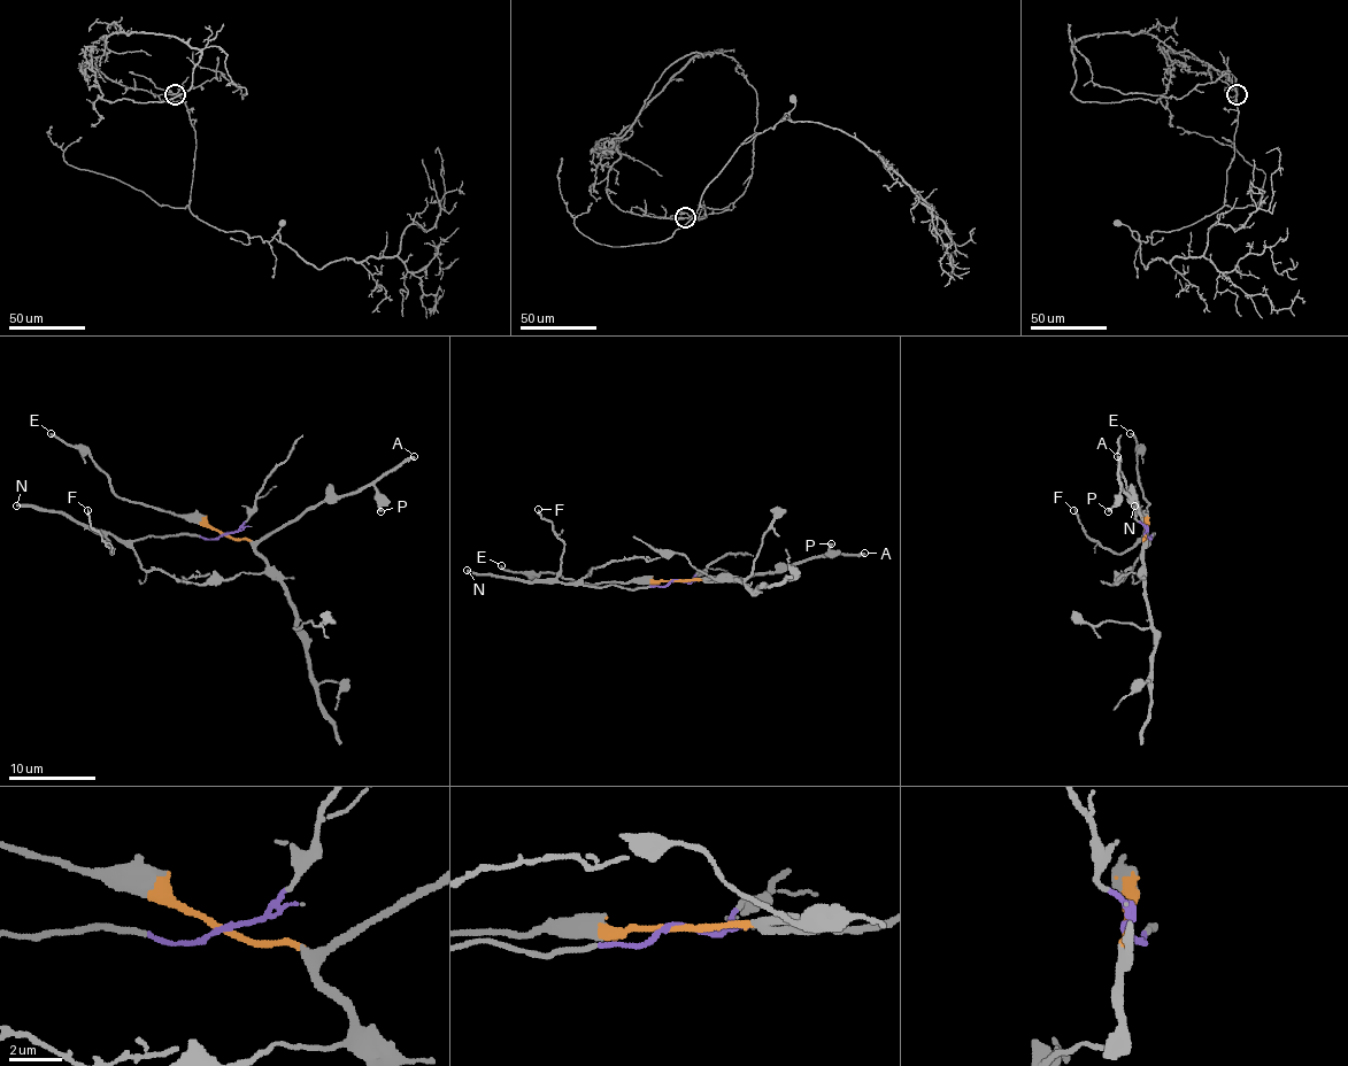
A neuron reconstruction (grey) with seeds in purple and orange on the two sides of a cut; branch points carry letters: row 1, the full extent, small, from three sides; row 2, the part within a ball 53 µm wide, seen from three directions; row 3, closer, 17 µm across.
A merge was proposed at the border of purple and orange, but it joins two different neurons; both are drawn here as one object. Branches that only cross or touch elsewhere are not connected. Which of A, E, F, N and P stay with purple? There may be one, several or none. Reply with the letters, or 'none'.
F, N

